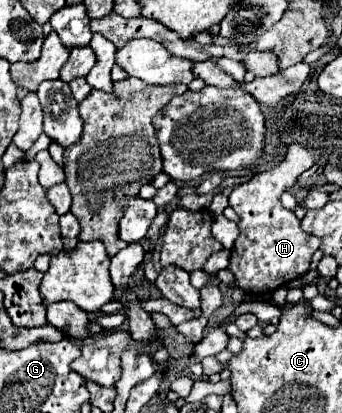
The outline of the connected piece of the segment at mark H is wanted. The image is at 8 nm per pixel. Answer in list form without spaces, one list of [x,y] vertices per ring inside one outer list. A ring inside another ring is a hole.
[[[293,142],[281,164],[233,188],[229,196],[229,206],[241,218],[241,222],[237,224],[241,234],[231,250],[229,270],[235,276],[235,284],[243,292],[251,296],[265,296],[289,284],[291,280],[303,276],[309,270],[311,256],[321,246],[321,240],[303,232],[297,216],[281,206],[281,194],[289,190],[297,182],[297,178],[305,170],[309,170],[315,162],[319,162],[323,156],[325,150],[321,148]]]

